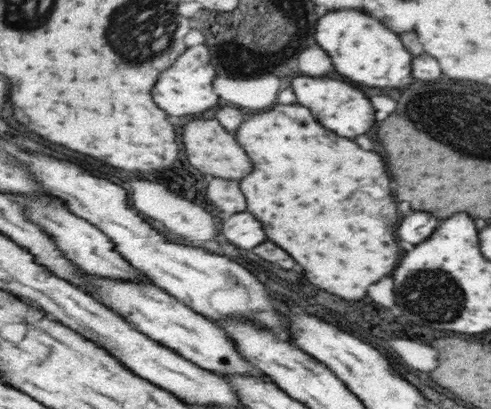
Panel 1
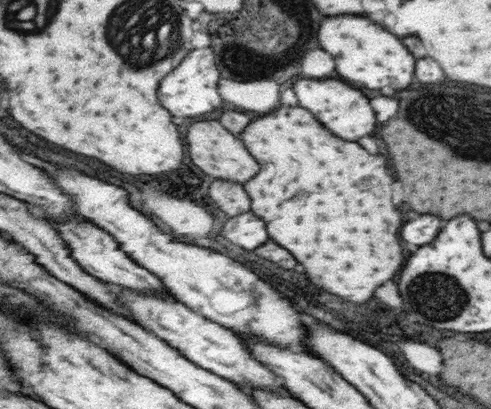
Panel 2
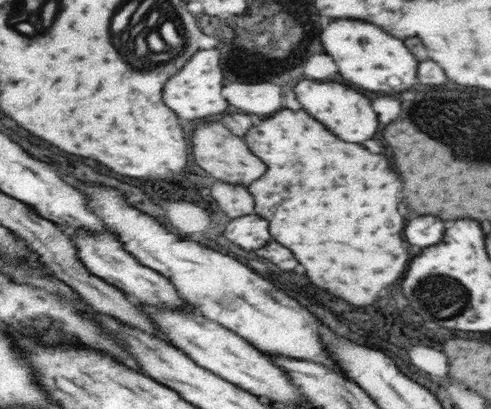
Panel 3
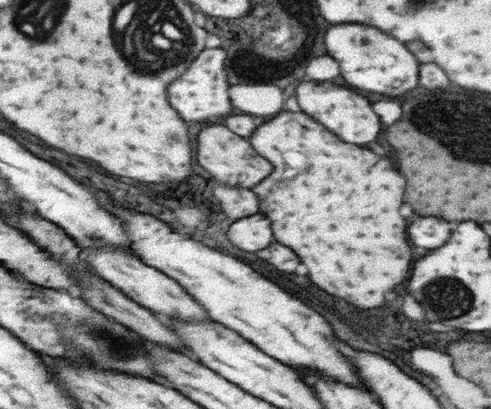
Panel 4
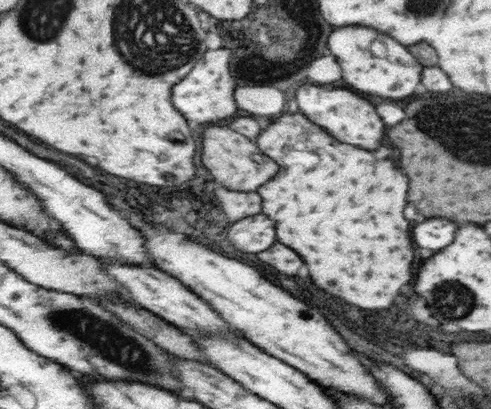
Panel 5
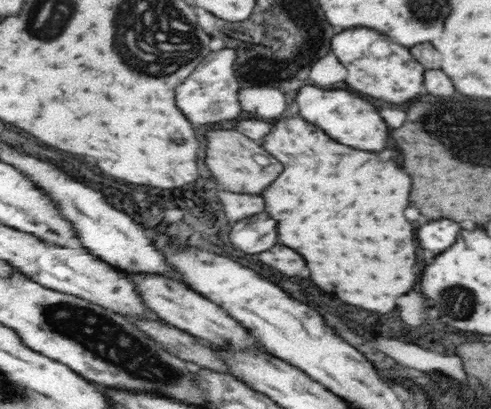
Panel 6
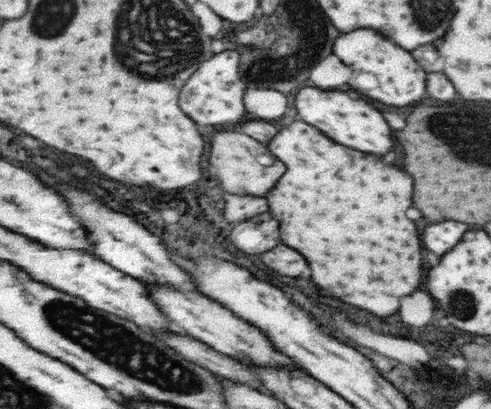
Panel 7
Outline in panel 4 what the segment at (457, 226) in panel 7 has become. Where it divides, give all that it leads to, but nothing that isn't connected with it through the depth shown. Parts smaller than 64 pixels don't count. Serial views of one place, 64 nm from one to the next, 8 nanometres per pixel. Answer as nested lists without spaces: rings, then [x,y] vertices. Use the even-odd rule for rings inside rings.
[[[419,218],[411,222],[411,244],[433,250],[447,242],[449,232],[449,222],[441,218]]]

